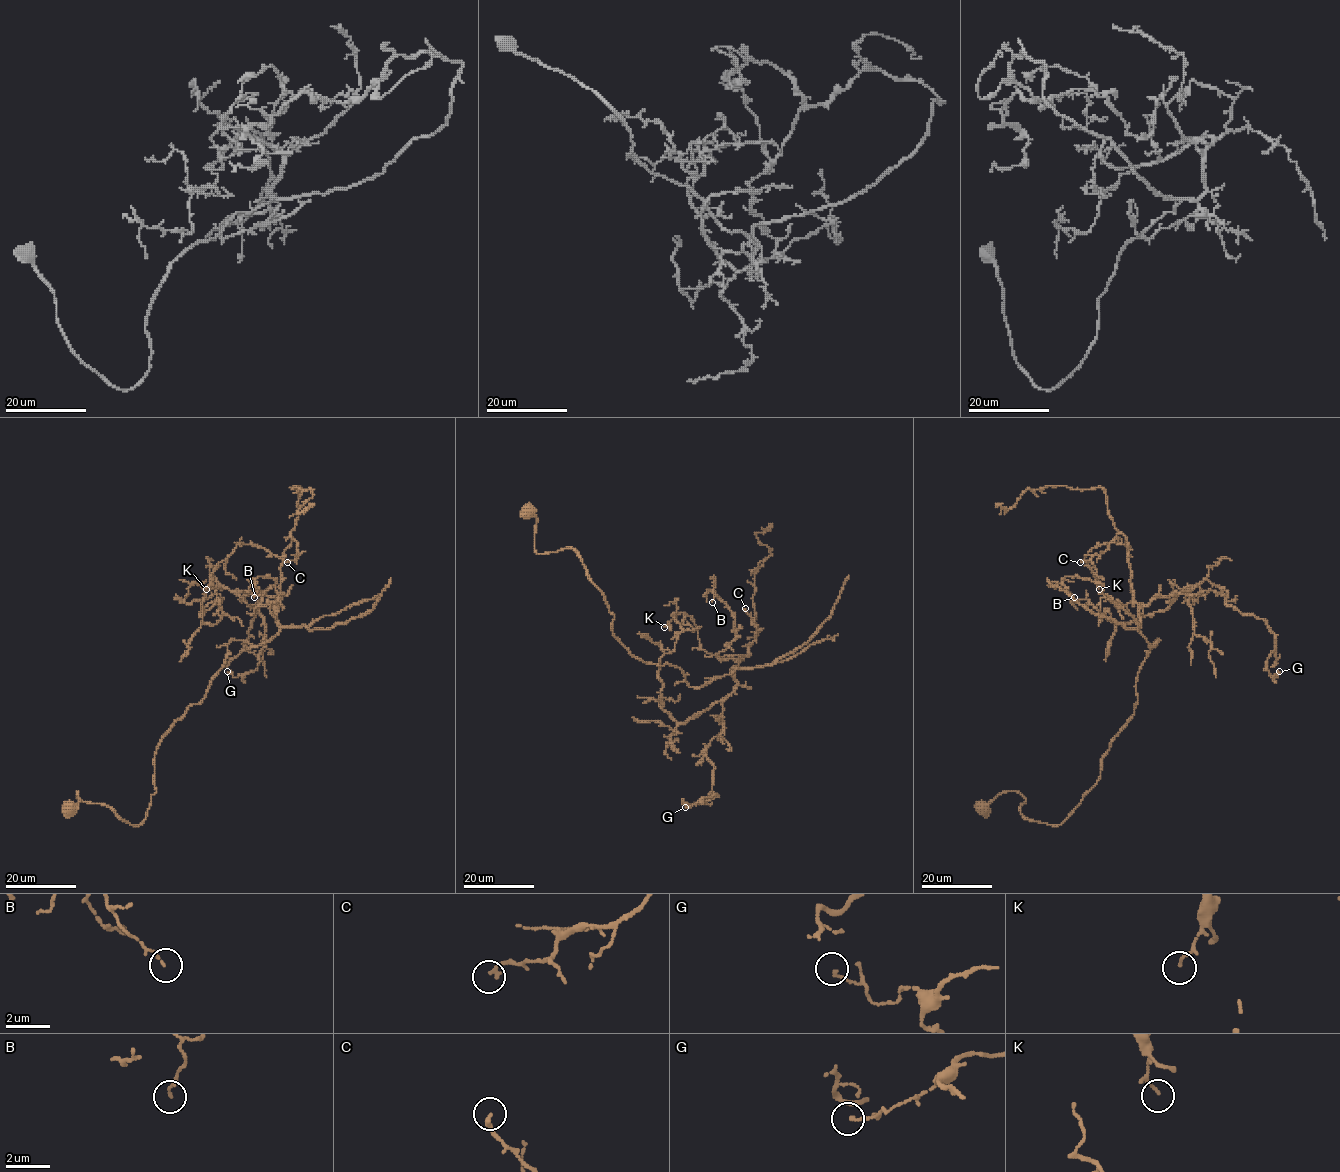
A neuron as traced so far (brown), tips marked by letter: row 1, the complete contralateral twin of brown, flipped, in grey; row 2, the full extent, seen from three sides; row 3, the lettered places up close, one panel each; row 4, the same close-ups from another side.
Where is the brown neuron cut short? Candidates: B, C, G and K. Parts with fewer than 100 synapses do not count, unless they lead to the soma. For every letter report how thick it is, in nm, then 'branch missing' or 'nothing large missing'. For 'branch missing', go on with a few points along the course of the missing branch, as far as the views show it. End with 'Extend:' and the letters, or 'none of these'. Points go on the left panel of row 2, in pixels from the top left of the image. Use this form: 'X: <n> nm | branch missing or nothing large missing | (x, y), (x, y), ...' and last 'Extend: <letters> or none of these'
B: 110 nm | nothing large missing
C: 180 nm | nothing large missing
G: 120 nm | nothing large missing
K: 90 nm | nothing large missing
Extend: none of these

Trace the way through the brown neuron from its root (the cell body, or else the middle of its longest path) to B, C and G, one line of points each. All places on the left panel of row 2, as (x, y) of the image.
B: (70, 805), (145, 819), (160, 739), (228, 641), (278, 632), (281, 591), (259, 603), (276, 580), (254, 597)
C: (70, 805), (76, 791), (145, 819), (160, 739), (228, 641), (278, 632), (287, 562)
G: (70, 805), (143, 821), (160, 739), (231, 639), (278, 632), (278, 597), (243, 597), (260, 663), (227, 671)

